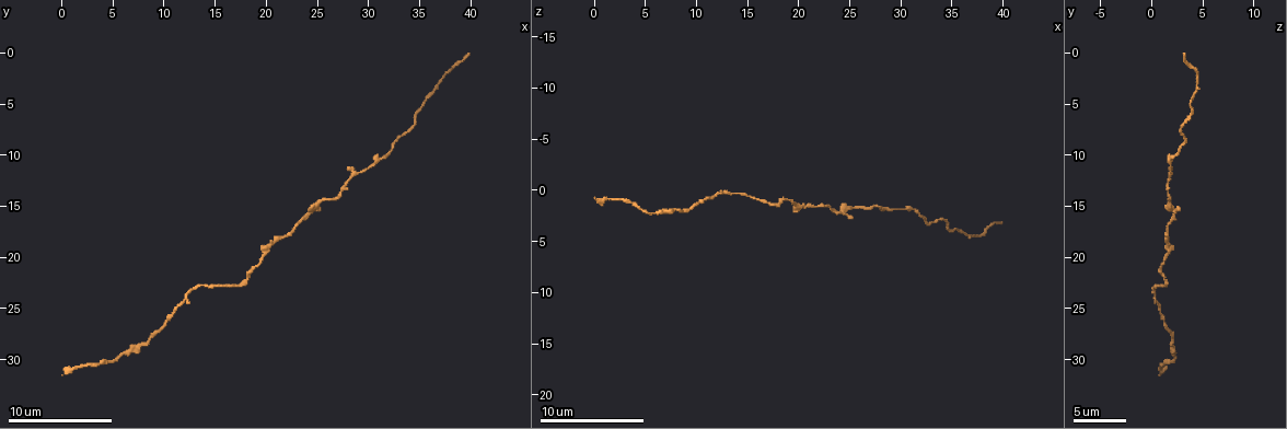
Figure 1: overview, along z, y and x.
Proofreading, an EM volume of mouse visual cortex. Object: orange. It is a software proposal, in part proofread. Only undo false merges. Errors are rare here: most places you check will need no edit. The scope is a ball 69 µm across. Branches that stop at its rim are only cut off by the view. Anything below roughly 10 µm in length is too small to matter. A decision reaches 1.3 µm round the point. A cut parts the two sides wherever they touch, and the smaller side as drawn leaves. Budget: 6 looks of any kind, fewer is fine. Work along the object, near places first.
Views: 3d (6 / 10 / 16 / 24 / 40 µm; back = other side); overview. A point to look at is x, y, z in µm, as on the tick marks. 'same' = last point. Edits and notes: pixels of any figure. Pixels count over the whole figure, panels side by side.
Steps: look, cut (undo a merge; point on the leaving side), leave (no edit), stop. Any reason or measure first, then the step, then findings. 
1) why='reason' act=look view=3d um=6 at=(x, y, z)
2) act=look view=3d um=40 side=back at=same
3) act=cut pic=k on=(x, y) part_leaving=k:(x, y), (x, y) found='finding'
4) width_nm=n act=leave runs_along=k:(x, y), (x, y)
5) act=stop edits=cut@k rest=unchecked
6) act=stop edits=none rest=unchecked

why='side arm on a straight run' act=look view=3d um=16 at=(20.0, 19.8, 1.6)

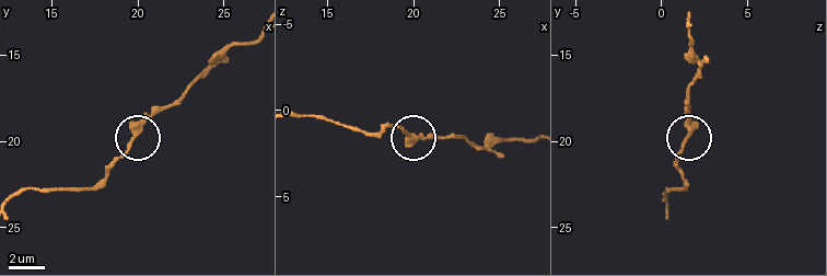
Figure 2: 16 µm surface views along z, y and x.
act=look view=3d um=6 at=(19.7, 19.8, 1.4)

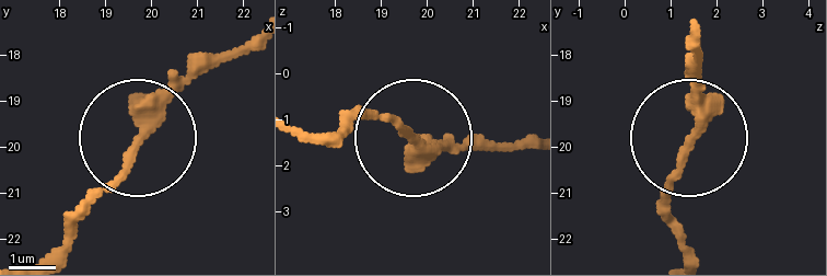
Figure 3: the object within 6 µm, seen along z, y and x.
width_nm=270 act=leave found='continuous, no second neuron'

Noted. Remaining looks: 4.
why='thick turns thin' act=look view=3d um=16 at=(23.8, 16.0, 2.2)

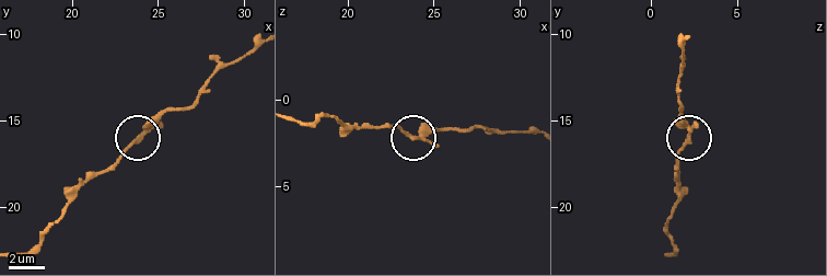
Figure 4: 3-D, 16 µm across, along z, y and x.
act=leave runs_along=4:(97, 173), (108, 169), (170, 108) found='continuous, no second neuron'

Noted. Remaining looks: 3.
why='thin neck' act=look view=3d um=16 at=(30.2, 11.2, 1.8)

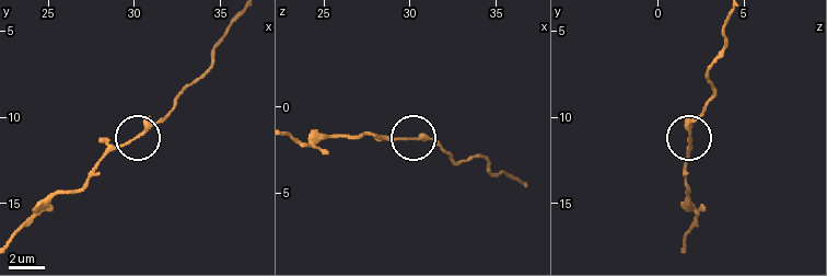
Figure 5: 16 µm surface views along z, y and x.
act=leave found='all the same neuron'

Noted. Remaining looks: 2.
act=stop edits=none rest=unchecked

